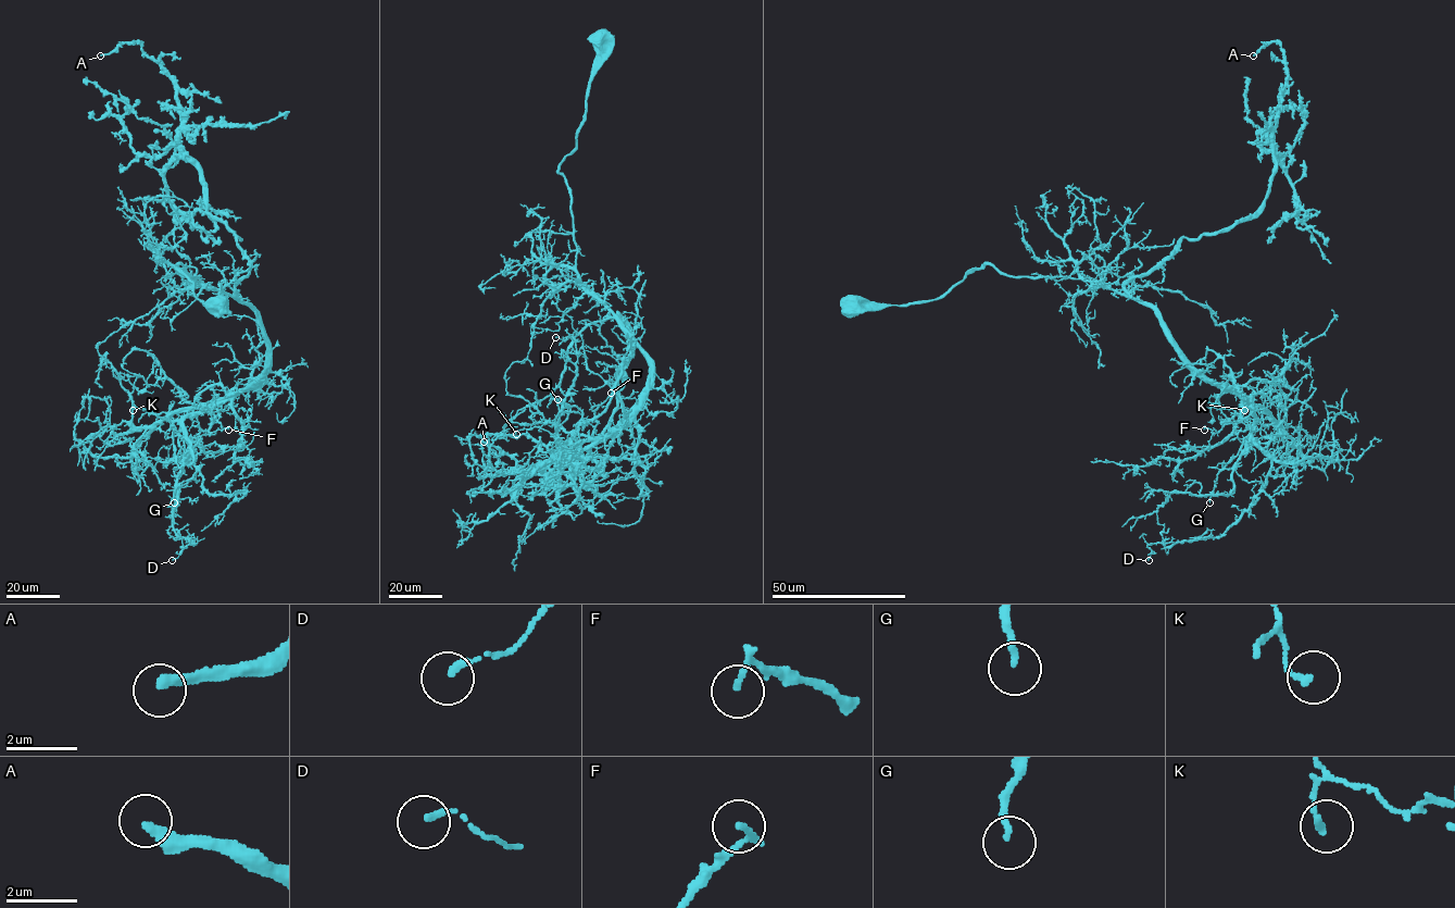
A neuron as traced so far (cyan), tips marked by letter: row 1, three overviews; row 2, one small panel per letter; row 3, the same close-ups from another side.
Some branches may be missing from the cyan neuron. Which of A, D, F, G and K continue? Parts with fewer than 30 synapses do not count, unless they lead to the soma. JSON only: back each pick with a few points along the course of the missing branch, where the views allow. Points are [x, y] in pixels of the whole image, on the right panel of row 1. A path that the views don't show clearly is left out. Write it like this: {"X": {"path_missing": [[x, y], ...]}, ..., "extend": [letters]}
{"extend": []}

